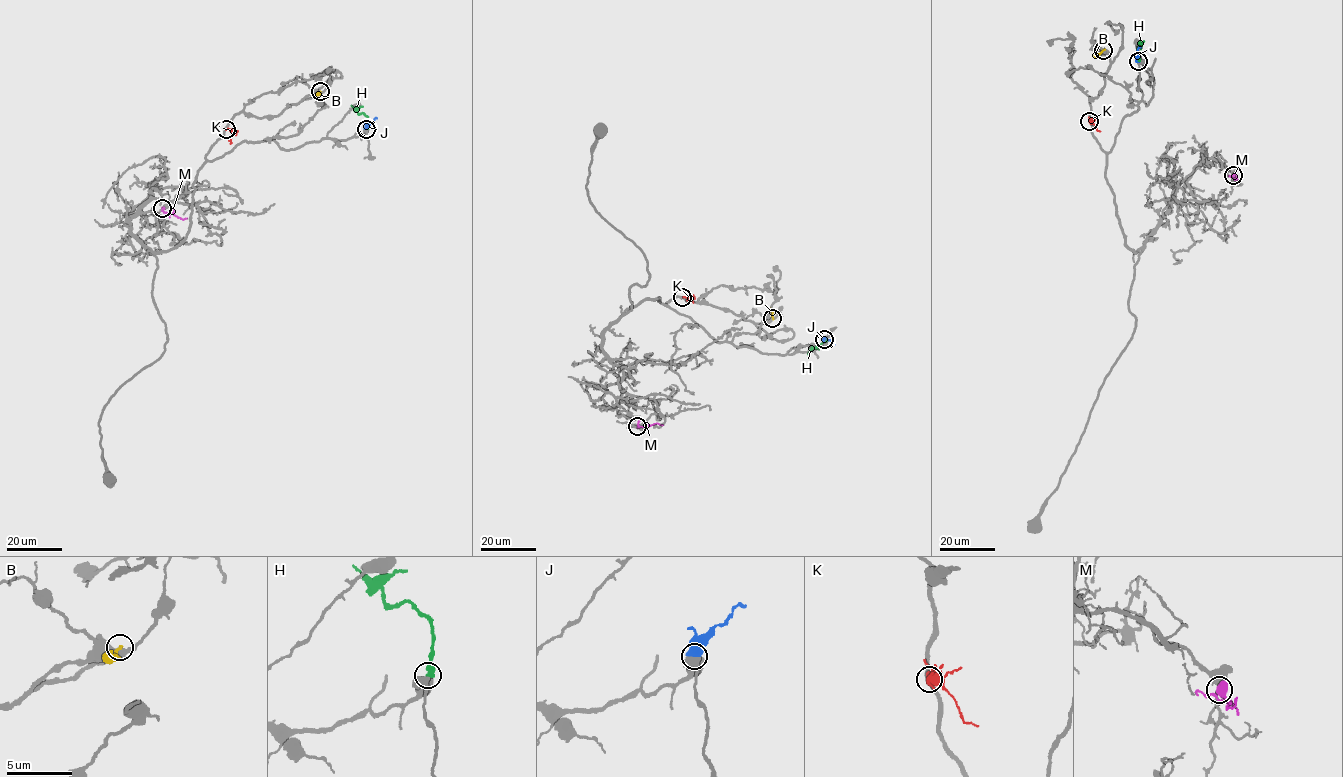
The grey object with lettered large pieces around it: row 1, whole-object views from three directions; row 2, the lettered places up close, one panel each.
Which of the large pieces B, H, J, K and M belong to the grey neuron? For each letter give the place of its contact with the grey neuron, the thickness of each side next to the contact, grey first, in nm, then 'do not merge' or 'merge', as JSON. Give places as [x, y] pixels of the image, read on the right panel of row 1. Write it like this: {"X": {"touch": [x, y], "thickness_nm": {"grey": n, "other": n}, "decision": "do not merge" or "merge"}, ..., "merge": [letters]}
{"B": {"touch": [1103, 50], "thickness_nm": {"grey": 500, "other": 240}, "decision": "do not merge"}, "H": {"touch": [1139, 61], "thickness_nm": {"grey": 480, "other": 480}, "decision": "do not merge"}, "J": {"touch": [1138, 61], "thickness_nm": {"grey": 500, "other": 800}, "decision": "merge"}, "K": {"touch": [1089, 121], "thickness_nm": {"grey": 320, "other": 200}, "decision": "do not merge"}, "M": {"touch": [1233, 175], "thickness_nm": {"grey": 320, "other": 140}, "decision": "do not merge"}, "merge": ["J"]}

